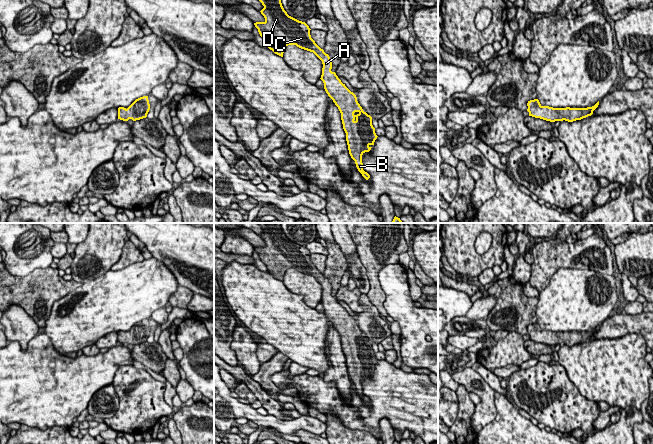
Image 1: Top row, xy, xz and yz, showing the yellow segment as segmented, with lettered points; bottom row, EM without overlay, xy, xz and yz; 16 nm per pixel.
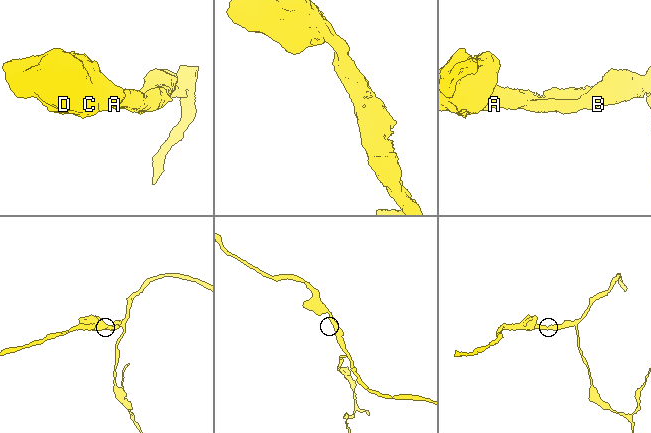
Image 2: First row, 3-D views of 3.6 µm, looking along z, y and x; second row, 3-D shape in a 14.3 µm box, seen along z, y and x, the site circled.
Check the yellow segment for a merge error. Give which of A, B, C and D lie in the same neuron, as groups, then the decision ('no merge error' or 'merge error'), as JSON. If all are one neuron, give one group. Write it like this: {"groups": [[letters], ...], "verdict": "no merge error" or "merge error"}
{"groups": [["A", "B", "C", "D"]], "verdict": "no merge error"}

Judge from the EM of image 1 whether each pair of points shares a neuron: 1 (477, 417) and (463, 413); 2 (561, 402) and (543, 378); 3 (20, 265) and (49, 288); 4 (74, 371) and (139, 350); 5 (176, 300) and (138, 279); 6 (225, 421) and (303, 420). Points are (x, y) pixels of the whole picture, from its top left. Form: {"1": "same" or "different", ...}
{"1": "different", "2": "same", "3": "different", "4": "different", "5": "different", "6": "different"}

